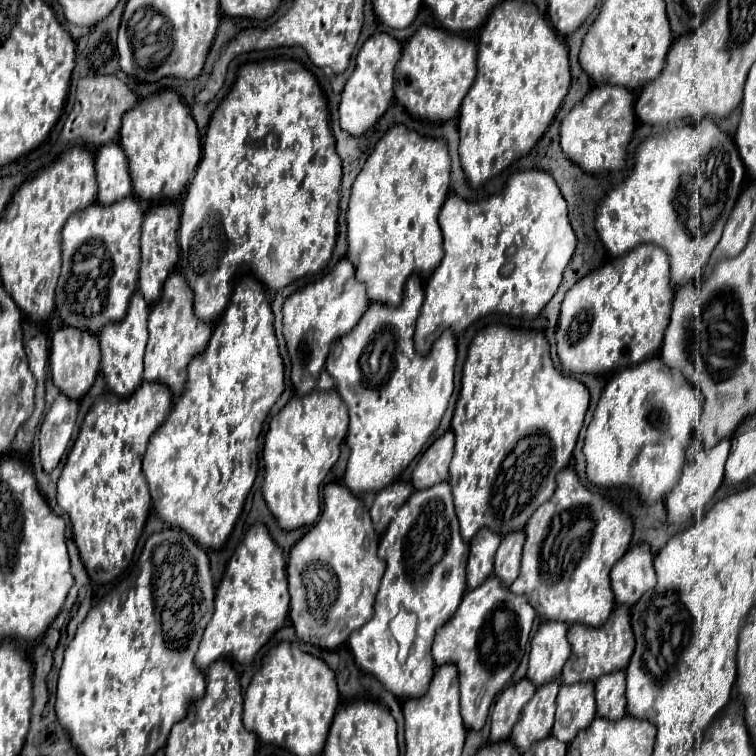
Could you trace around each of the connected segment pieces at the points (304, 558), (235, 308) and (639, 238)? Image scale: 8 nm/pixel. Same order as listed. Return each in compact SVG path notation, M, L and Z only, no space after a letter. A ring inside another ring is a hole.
M327 484L325 486L325 506L319 522L307 532L289 554L287 576L289 576L289 592L291 592L291 612L289 618L301 640L311 642L321 648L335 650L347 642L349 634L361 628L367 620L373 618L373 604L379 590L379 582L385 572L385 562L377 556L377 534L373 530L367 506L351 494L343 484ZM311 594L317 598L317 608L311 604Z
M247 276L233 292L233 298L217 322L209 346L189 364L185 392L175 402L163 426L151 436L143 456L143 472L151 490L153 510L167 524L187 532L203 548L223 548L241 510L245 498L257 478L257 448L263 422L271 406L283 392L283 360L277 350L273 330L273 312L265 286Z
M703 120L699 128L683 126L667 134L651 136L639 146L633 172L599 204L595 228L599 230L599 238L603 240L611 256L621 256L639 244L661 246L671 260L671 282L681 288L693 282L707 264L741 192L743 178L745 164L735 142L727 134L723 134L711 120Z

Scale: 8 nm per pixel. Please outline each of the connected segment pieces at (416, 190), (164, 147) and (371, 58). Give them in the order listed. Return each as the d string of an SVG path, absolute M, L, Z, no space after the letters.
M403 124L393 126L375 146L359 176L353 182L349 210L347 210L347 258L355 266L355 278L367 286L371 302L399 306L403 300L403 286L411 274L429 278L443 260L443 234L437 222L439 210L449 194L449 152L443 140L423 138Z
M171 90L145 98L135 106L135 110L129 110L123 116L121 146L129 162L133 190L141 200L149 202L179 198L195 176L197 164L201 160L197 124L191 118L189 108Z
M377 32L363 44L363 48L357 54L357 66L349 76L341 94L339 122L345 132L349 132L351 136L361 136L385 114L385 110L393 100L393 82L395 82L393 72L399 58L401 58L401 44L387 32Z

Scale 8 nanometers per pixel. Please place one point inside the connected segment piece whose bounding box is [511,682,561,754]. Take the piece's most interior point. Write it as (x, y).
(535, 723)

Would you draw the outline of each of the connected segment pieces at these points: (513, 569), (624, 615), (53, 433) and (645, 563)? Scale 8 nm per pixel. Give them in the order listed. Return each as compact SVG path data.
M511 532L507 536L503 536L501 546L497 550L495 556L495 576L499 578L499 582L503 582L503 586L511 586L515 582L515 578L519 576L521 570L521 552L523 552L523 544L525 544L525 534L523 532Z
M619 606L611 612L609 620L605 622L605 626L591 630L589 626L579 626L579 624L571 624L567 638L571 644L571 658L567 660L563 674L561 674L561 684L577 684L577 682L595 682L597 678L601 678L603 674L611 674L611 672L619 672L623 670L629 660L631 654L635 650L635 640L633 640L633 630L631 630L631 622L629 622L629 610L619 610Z
M59 394L43 418L39 442L41 442L41 466L47 474L53 468L57 468L61 456L67 450L77 420L77 406L79 404L75 400L69 400L67 396Z
M635 544L613 566L609 578L617 604L633 606L647 590L655 586L653 558L655 554L647 544Z

